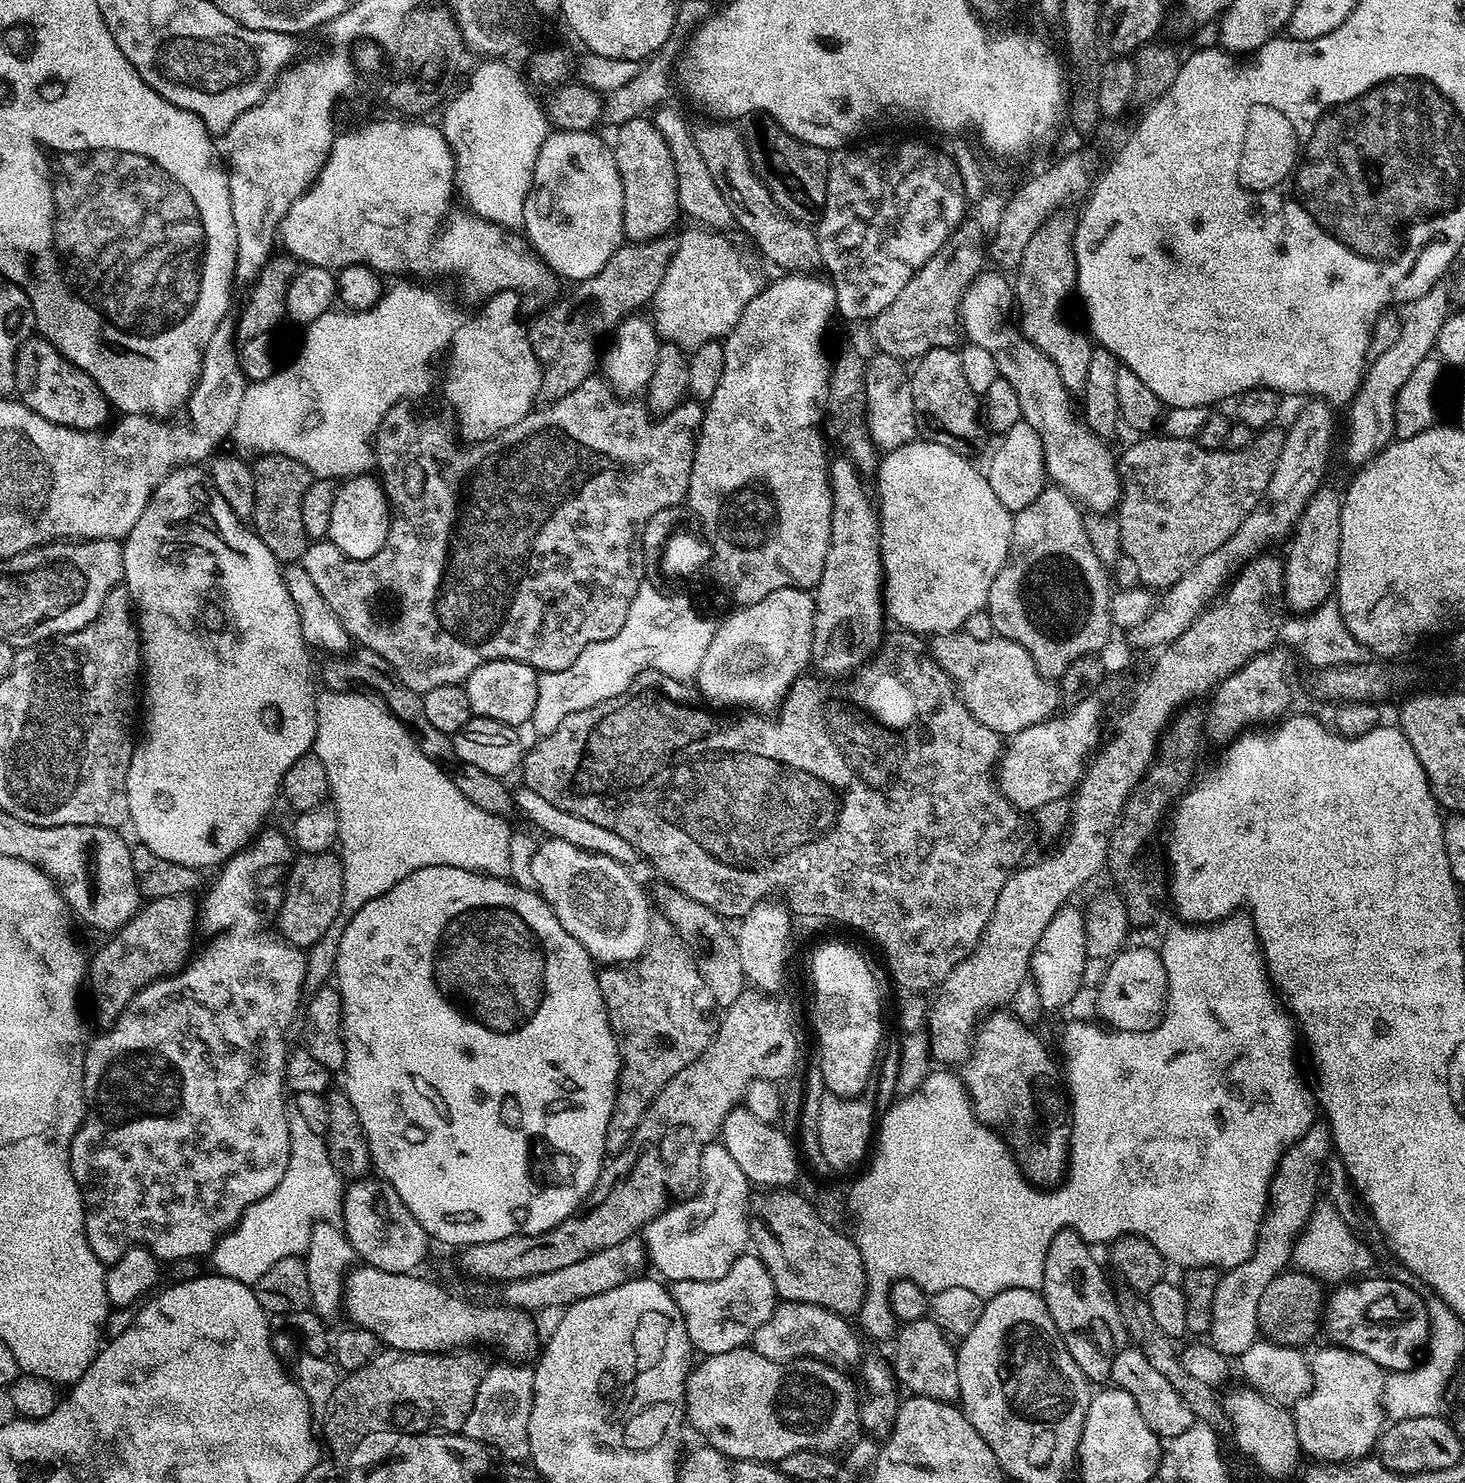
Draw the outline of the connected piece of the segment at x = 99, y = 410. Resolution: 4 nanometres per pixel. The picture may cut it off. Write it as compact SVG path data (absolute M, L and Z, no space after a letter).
M39 334L20 345L16 355L14 392L19 403L34 410L34 414L66 428L90 432L103 429L109 423L110 405L104 391L79 366L70 363L49 340Z

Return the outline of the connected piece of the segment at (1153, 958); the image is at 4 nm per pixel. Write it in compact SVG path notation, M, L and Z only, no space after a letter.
M1125 947L1112 957L1096 988L1095 1015L1117 1032L1148 1032L1159 1026L1168 1011L1168 975L1159 951L1153 948Z

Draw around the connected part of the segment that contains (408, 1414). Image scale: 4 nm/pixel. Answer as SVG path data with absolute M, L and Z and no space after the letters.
M385 1347L370 1362L366 1362L366 1366L347 1373L347 1375L341 1379L339 1386L331 1389L330 1396L332 1396L333 1408L329 1410L328 1417L324 1420L324 1436L328 1439L329 1450L336 1456L344 1456L355 1444L362 1443L367 1436L372 1436L375 1432L384 1432L387 1428L404 1428L400 1430L407 1430L409 1433L419 1434L429 1431L433 1426L438 1426L439 1431L459 1433L461 1429L463 1429L466 1418L470 1414L478 1386L482 1382L484 1375L488 1373L490 1367L489 1361L484 1361L484 1356L480 1352L483 1351L464 1350L459 1354L437 1354L434 1352L407 1352L406 1350Z

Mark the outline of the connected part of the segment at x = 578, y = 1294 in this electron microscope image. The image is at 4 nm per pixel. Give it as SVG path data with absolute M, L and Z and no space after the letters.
M631 1236L618 1246L610 1246L582 1258L582 1262L574 1262L563 1270L550 1270L550 1274L536 1274L534 1278L509 1280L503 1285L503 1303L510 1308L523 1308L529 1314L537 1314L543 1308L563 1310L575 1300L590 1298L594 1294L606 1294L606 1290L614 1290L619 1284L639 1277L645 1264L646 1249L643 1239Z

